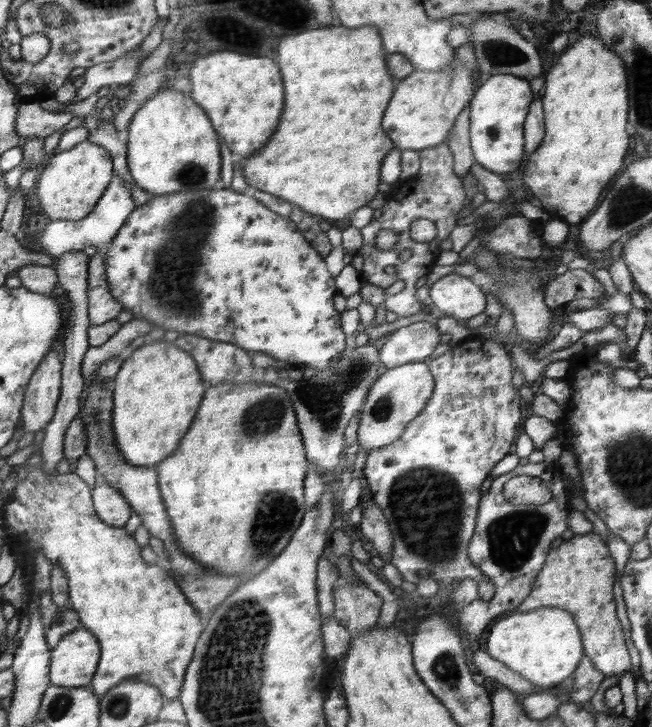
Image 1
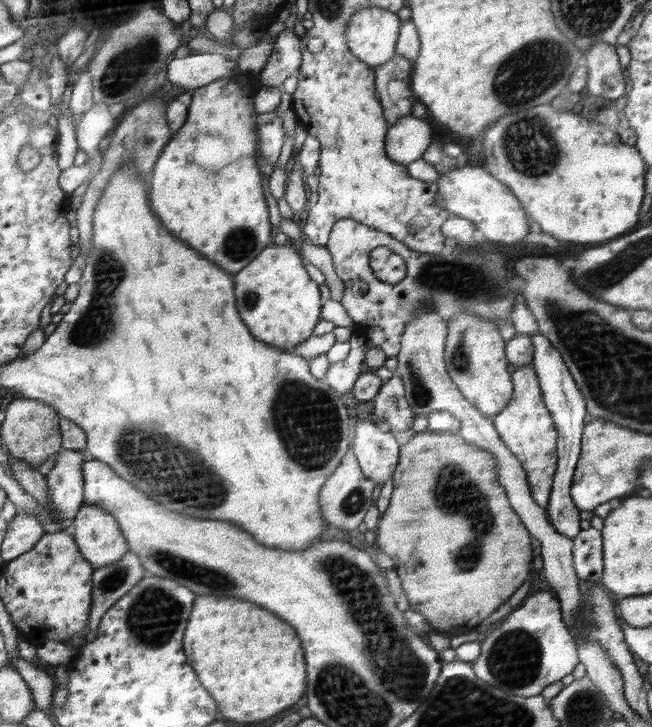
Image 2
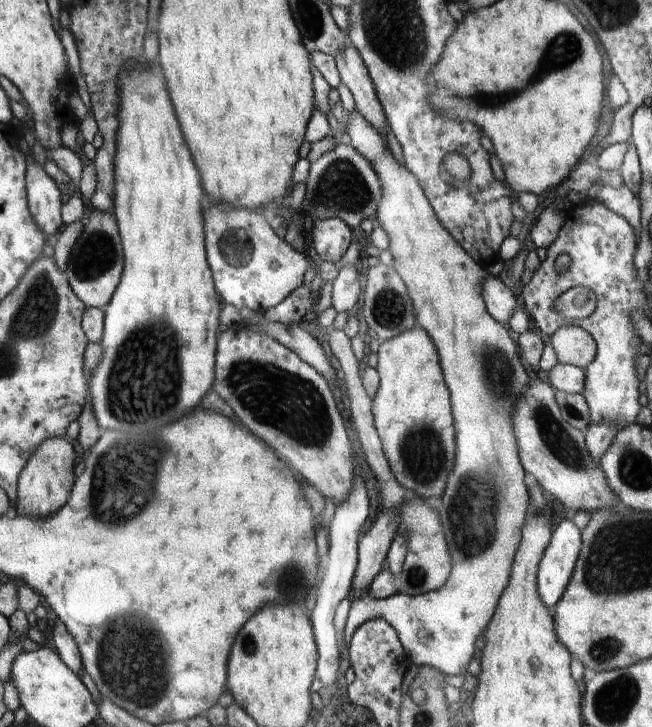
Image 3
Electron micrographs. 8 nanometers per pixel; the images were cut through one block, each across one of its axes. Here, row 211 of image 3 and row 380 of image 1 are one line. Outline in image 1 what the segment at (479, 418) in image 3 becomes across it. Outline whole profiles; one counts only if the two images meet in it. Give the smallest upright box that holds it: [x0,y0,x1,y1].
[357,361,435,454]

